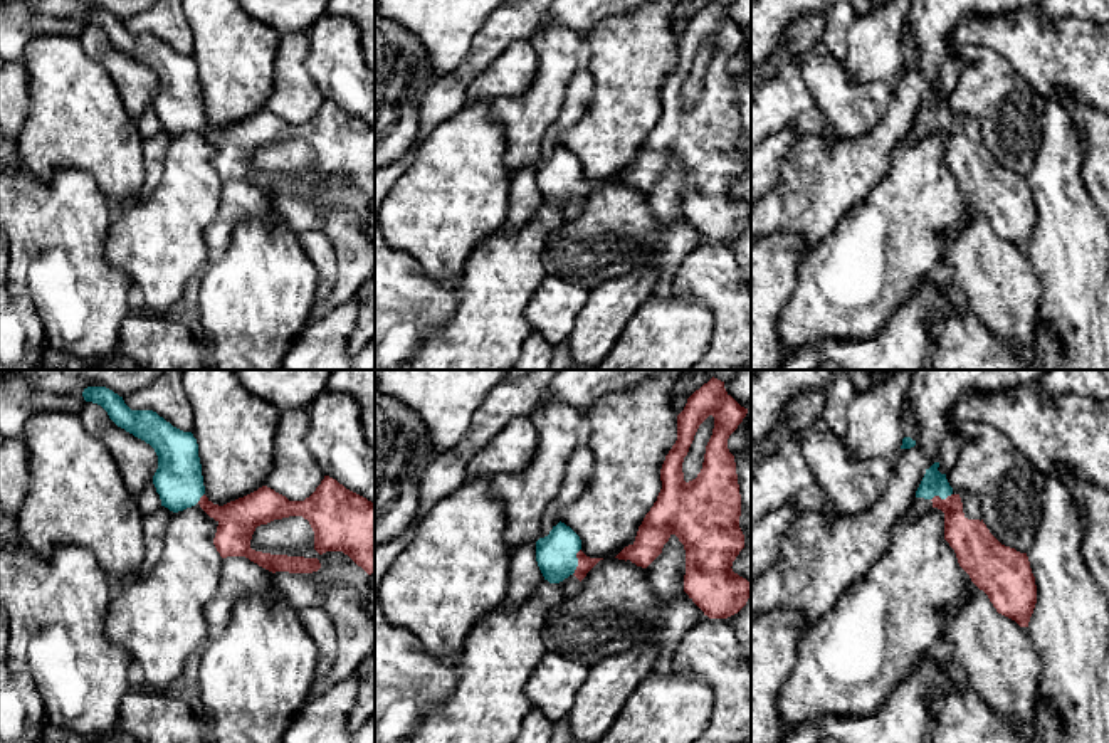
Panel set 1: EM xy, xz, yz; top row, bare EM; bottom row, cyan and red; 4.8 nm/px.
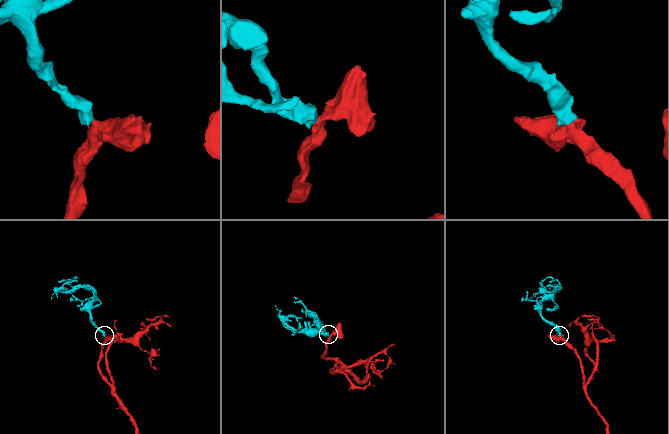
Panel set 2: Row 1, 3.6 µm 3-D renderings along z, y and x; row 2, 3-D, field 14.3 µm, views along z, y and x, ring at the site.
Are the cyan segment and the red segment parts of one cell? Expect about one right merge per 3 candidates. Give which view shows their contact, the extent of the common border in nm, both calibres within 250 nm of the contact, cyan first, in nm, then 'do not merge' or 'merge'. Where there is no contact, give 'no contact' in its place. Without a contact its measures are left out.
xz | 130 nm | 190/80 nm | merge

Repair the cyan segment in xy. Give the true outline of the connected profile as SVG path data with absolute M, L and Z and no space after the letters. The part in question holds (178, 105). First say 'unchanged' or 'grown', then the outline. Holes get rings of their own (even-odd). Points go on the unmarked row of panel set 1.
grown; M87 10L82 20L101 29L118 50L155 72L158 92L153 108L161 129L178 136L198 126L218 146L213 168L222 182L245 180L272 197L318 195L318 182L271 178L250 171L257 150L302 140L314 155L314 173L319 178L343 175L368 198L375 195L375 128L336 103L324 99L304 124L289 124L262 109L218 129L205 119L198 67L192 55L173 50L153 34L131 34L123 20L106 10Z

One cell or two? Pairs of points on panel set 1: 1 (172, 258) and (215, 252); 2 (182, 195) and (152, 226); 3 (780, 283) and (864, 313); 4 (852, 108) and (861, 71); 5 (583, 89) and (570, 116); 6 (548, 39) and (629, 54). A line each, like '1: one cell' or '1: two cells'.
1: two cells
2: one cell
3: two cells
4: two cells
5: one cell
6: two cells

